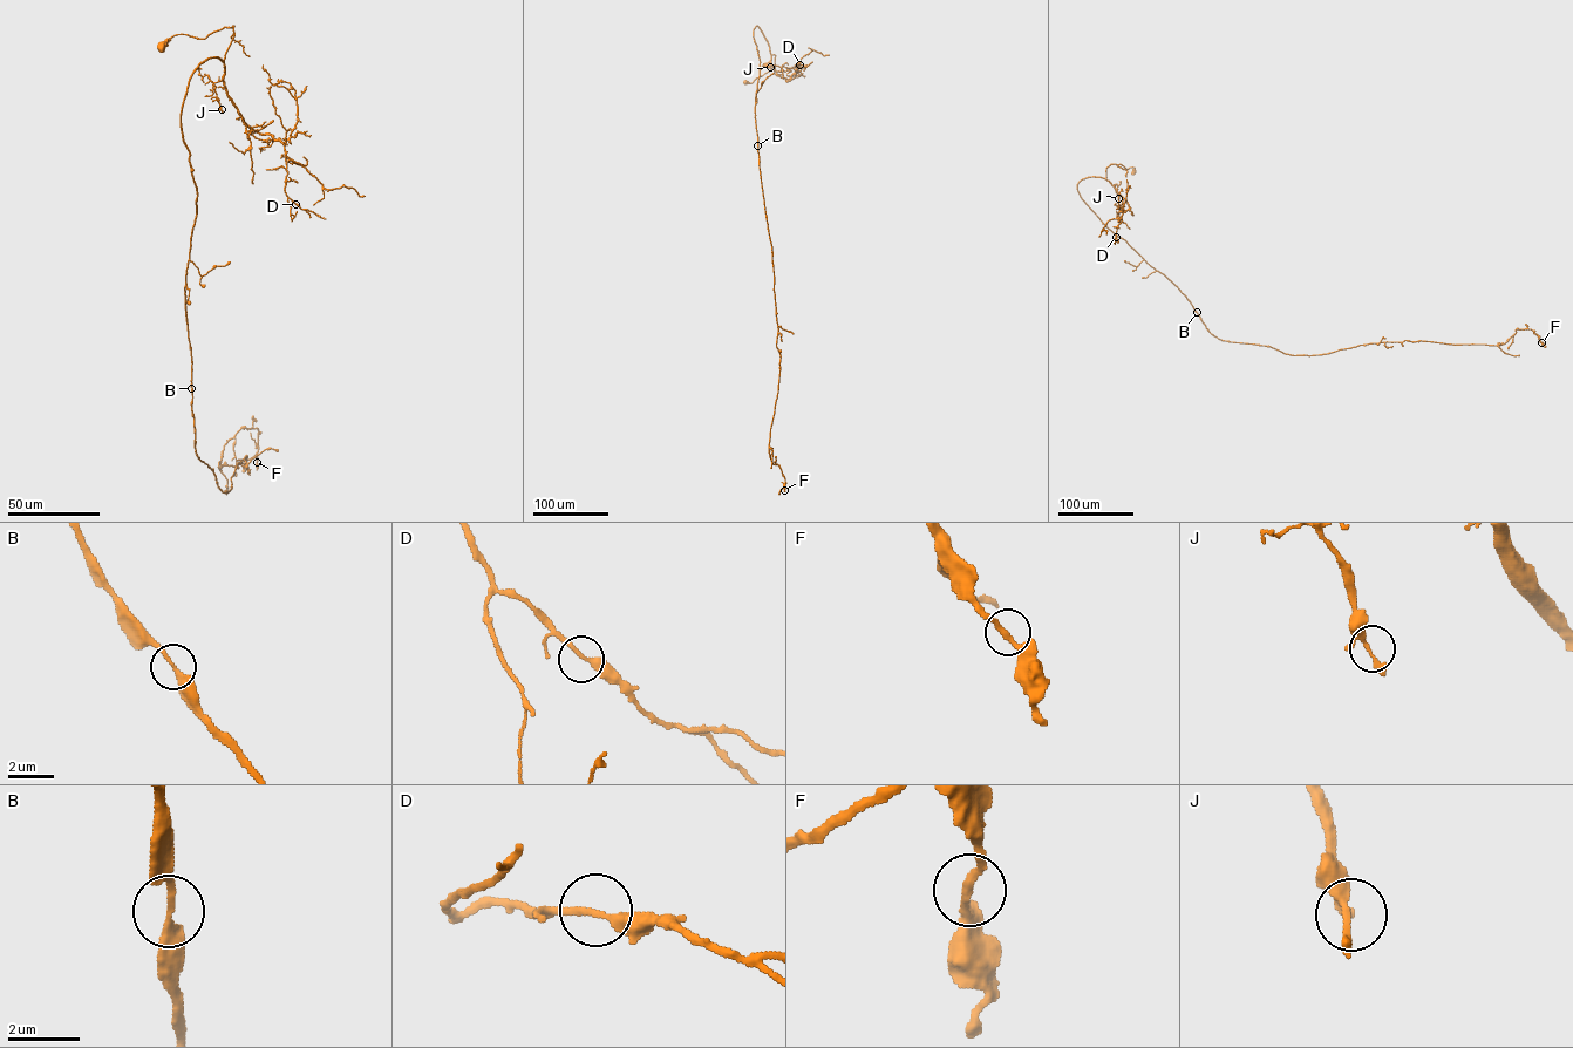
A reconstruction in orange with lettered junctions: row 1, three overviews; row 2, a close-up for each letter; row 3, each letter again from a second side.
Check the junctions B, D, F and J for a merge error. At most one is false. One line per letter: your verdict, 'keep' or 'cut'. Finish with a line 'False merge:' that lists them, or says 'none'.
B: keep
D: keep
F: keep
J: keep
False merge: none

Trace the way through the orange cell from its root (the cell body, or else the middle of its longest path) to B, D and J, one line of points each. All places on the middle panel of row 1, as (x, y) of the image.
B: (746, 83), (775, 63), (775, 55), (757, 26), (753, 36), (760, 61), (755, 107), (757, 145)
D: (746, 83), (771, 69), (775, 55), (770, 54), (781, 76), (789, 79), (799, 65)
J: (746, 83), (769, 70), (775, 63), (775, 54), (767, 63), (770, 67)

